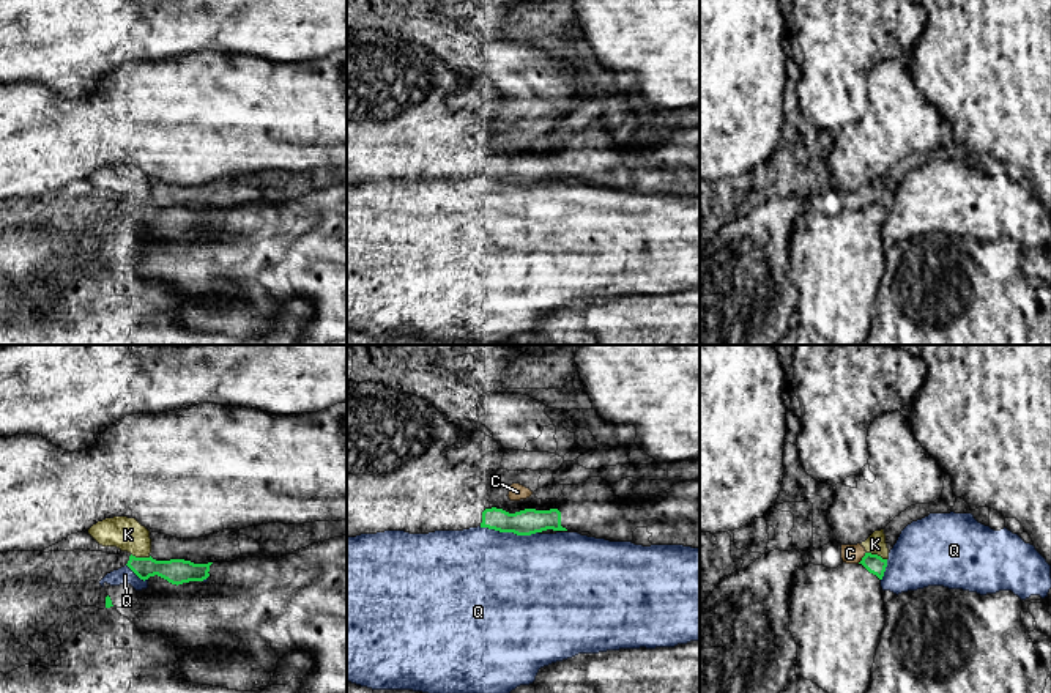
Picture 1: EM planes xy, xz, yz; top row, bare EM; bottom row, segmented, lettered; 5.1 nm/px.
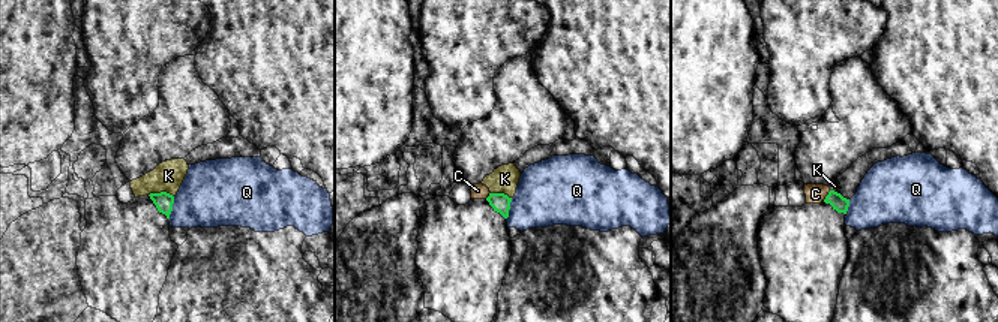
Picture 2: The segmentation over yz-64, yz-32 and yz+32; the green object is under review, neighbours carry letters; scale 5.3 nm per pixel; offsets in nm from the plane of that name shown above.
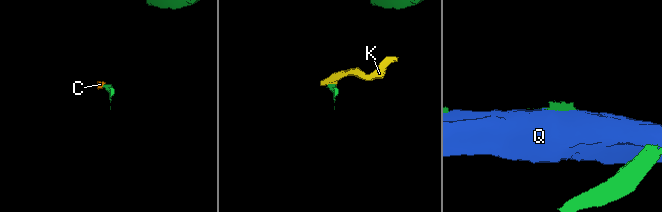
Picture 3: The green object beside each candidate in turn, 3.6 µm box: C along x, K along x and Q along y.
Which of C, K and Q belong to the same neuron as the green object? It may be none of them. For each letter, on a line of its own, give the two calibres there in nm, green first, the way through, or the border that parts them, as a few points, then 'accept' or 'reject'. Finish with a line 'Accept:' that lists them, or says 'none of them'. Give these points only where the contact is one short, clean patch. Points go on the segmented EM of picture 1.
C: 100/100 nm | reject
K: 100/100 nm | reject
Q: 130/480 nm | reject
Accept: none of them

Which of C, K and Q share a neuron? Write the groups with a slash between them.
C K / Q

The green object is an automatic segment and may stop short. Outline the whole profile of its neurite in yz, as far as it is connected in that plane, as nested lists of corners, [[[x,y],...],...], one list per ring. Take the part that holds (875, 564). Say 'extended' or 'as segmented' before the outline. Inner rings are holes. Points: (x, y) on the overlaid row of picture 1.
extended; [[[865,553],[859,564],[837,569],[804,564],[789,592],[789,632],[797,644],[796,676],[811,680],[826,693],[865,693],[876,649],[886,625],[881,580],[887,559]]]

